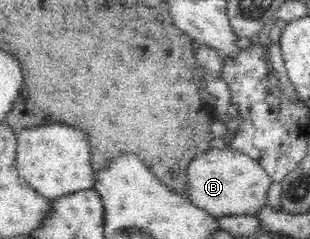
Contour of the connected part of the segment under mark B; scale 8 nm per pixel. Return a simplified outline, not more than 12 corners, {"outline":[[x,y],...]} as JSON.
{"outline":[[225,147],[187,167],[193,204],[217,216],[257,215],[271,174]]}

